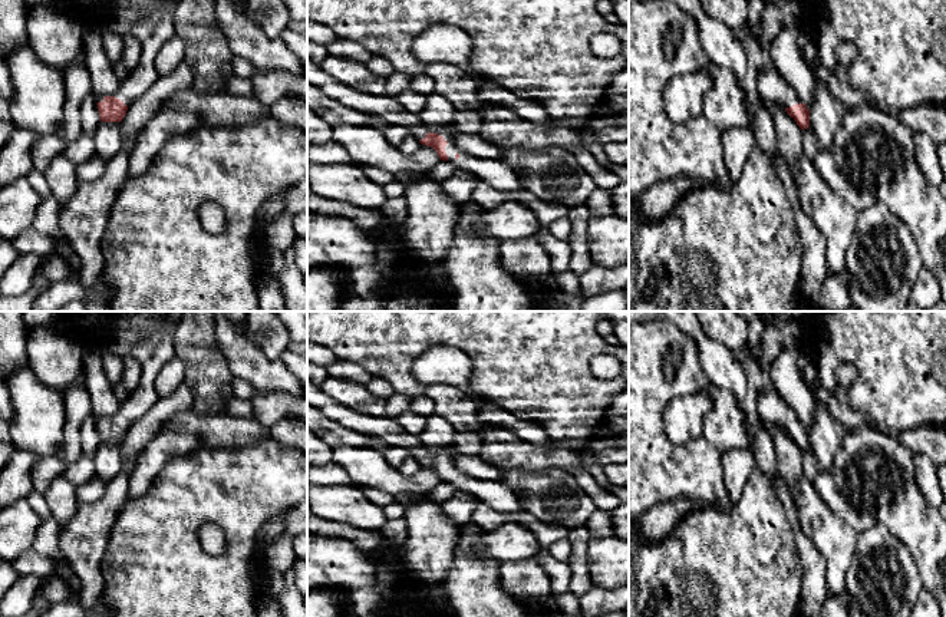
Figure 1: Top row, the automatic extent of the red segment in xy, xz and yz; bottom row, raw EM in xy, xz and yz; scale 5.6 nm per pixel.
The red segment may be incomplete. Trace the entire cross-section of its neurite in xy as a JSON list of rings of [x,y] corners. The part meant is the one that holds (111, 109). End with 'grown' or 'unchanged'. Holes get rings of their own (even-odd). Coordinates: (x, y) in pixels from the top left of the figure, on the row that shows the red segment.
[[[155,0],[152,10],[145,16],[138,9],[126,7],[99,22],[102,30],[135,36],[142,47],[136,67],[121,80],[116,93],[105,98],[96,96],[102,122],[121,122],[128,106],[144,96],[158,80],[154,59],[161,46],[175,36],[174,9],[177,1]]]; grown

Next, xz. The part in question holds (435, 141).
[[[307,59],[307,83],[319,88],[327,98],[360,113],[376,115],[389,125],[409,129],[422,145],[436,151],[439,159],[449,161],[454,169],[464,169],[502,192],[524,189],[518,175],[502,159],[477,158],[462,152],[455,139],[455,126],[444,125],[438,129],[425,126],[418,113],[406,110],[395,98],[388,95],[367,95],[355,92],[326,73],[320,65]]]; grown

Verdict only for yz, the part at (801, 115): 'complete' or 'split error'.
split error

